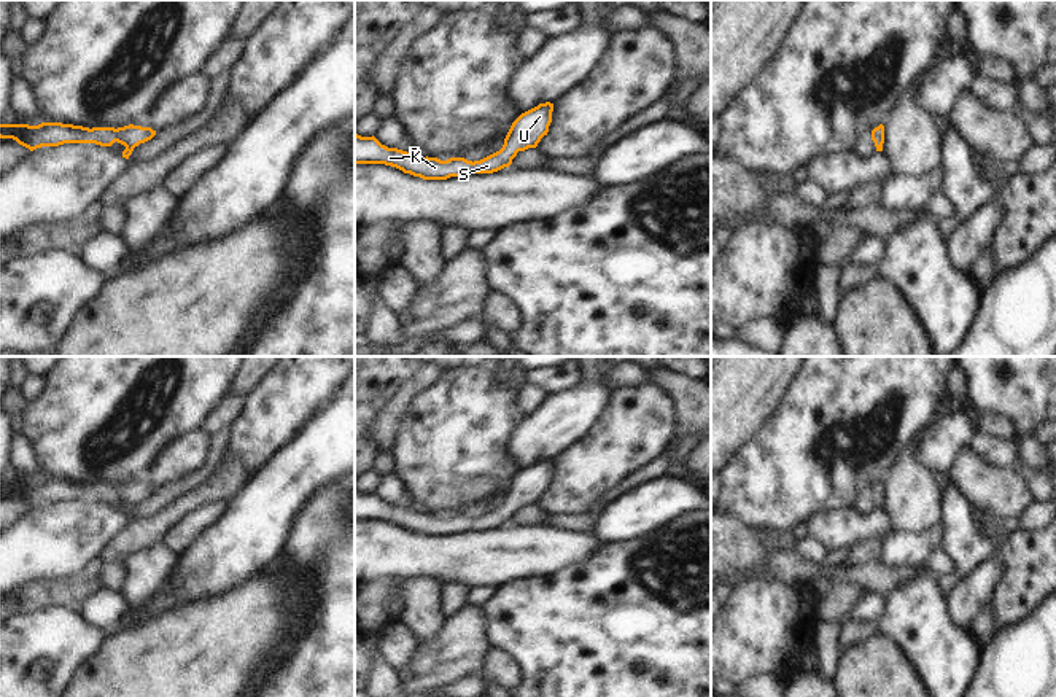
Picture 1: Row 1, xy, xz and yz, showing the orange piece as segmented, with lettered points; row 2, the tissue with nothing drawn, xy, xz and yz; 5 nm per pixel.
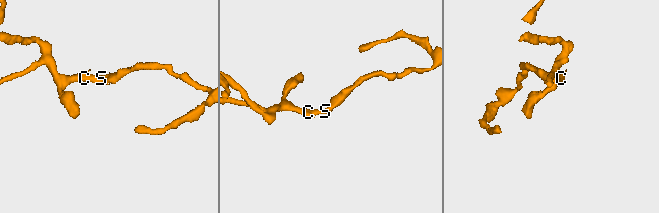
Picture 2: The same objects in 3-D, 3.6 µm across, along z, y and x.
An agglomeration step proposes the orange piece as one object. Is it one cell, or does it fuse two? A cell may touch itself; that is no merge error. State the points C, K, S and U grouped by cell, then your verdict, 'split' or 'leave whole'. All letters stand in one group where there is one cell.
groups C K S U; leave whole

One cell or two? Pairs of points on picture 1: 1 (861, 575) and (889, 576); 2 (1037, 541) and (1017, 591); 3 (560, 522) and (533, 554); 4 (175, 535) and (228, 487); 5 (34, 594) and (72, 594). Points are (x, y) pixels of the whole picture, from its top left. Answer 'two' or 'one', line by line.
1: one
2: one
3: two
4: two
5: one

